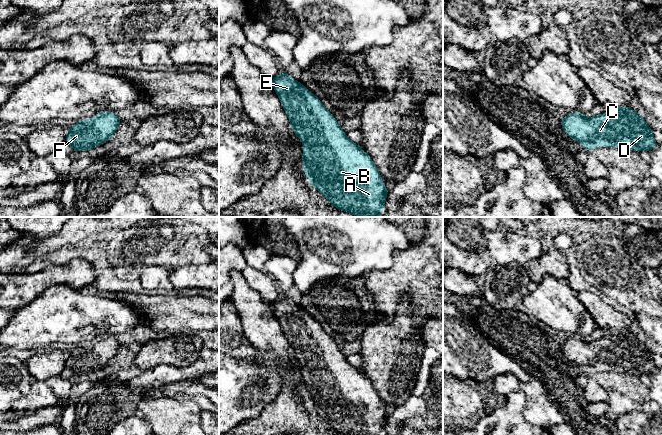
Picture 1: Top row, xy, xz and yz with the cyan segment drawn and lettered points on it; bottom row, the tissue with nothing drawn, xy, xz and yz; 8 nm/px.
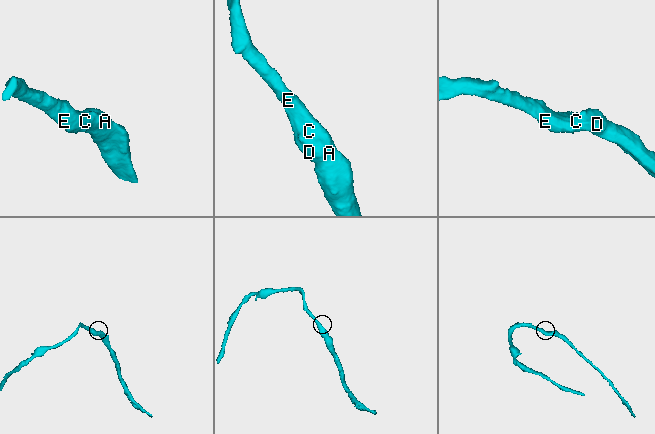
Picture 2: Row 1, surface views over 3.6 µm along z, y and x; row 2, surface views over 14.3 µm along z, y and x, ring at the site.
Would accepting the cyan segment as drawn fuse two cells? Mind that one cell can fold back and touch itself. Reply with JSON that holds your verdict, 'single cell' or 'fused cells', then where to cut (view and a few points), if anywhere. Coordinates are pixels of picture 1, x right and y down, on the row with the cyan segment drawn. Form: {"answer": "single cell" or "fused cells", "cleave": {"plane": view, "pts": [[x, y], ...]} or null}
{"answer": "single cell", "cleave": null}

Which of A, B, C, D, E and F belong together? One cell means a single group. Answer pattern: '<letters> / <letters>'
A B C D E F

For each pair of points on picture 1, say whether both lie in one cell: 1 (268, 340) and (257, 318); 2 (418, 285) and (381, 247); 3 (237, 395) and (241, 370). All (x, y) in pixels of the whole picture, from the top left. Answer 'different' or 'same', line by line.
1: same
2: different
3: same

